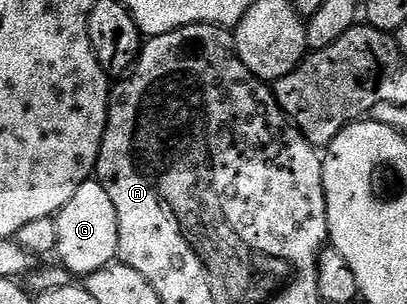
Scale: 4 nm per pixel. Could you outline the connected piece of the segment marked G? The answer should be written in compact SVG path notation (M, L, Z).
M97 179L80 183L80 187L76 187L76 195L72 195L72 199L68 199L68 203L64 203L64 207L56 214L56 239L56 257L62 260L68 272L78 276L75 278L86 278L106 265L115 264L120 239L116 206Z

